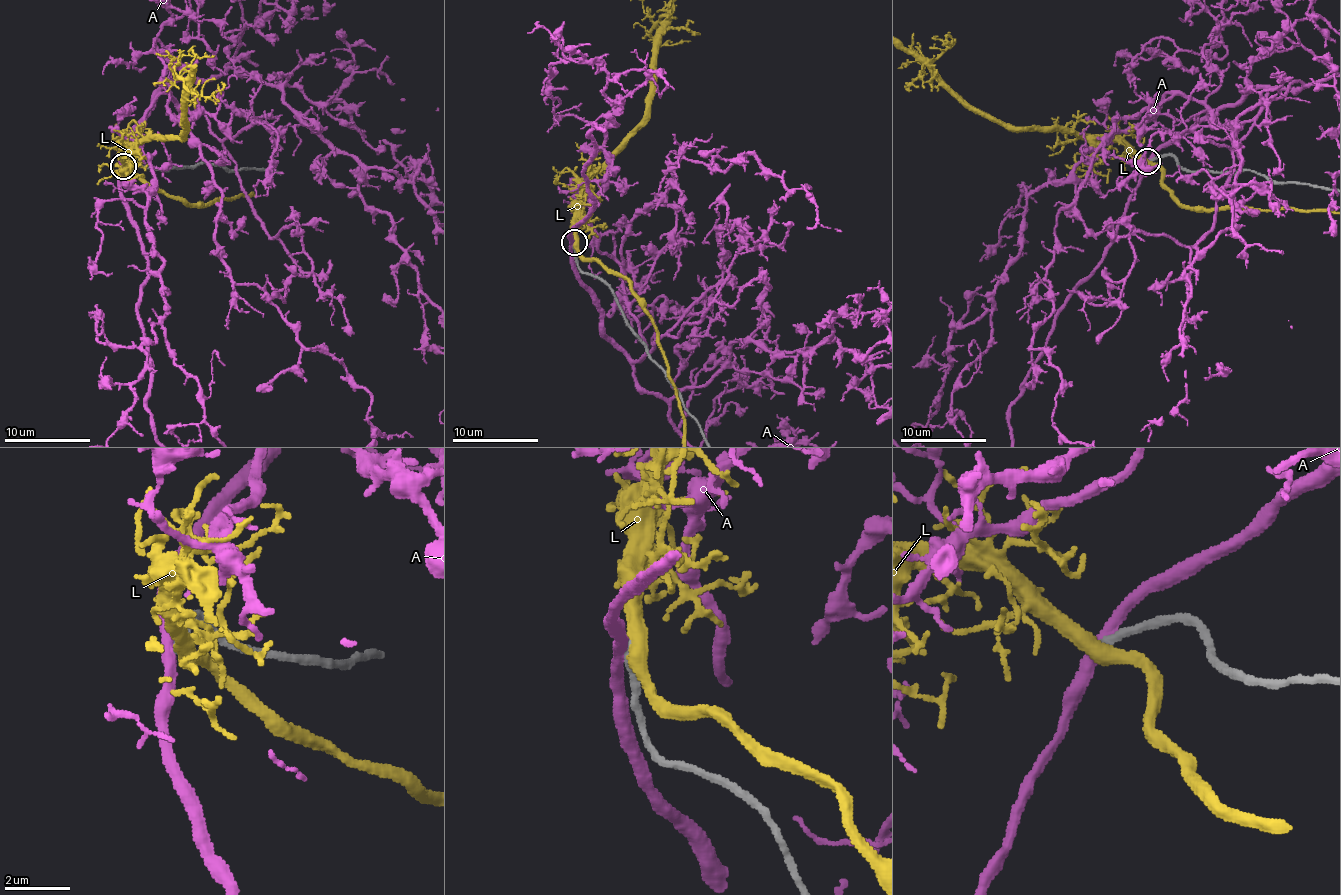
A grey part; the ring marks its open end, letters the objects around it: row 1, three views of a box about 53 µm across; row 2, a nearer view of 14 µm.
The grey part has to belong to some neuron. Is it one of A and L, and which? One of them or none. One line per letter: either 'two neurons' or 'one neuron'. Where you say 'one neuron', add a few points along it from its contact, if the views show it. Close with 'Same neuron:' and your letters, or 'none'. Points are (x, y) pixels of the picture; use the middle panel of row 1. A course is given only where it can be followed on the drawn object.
A: two neurons
L: one neuron
Same neuron: L

